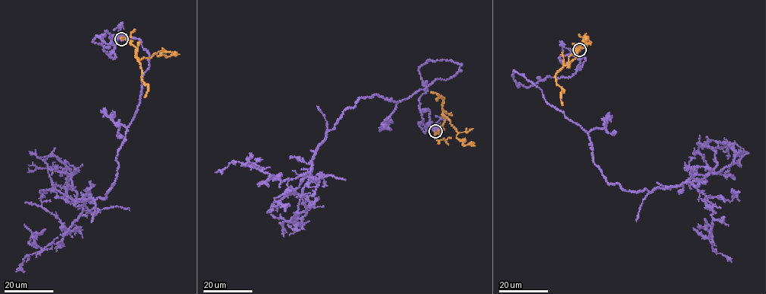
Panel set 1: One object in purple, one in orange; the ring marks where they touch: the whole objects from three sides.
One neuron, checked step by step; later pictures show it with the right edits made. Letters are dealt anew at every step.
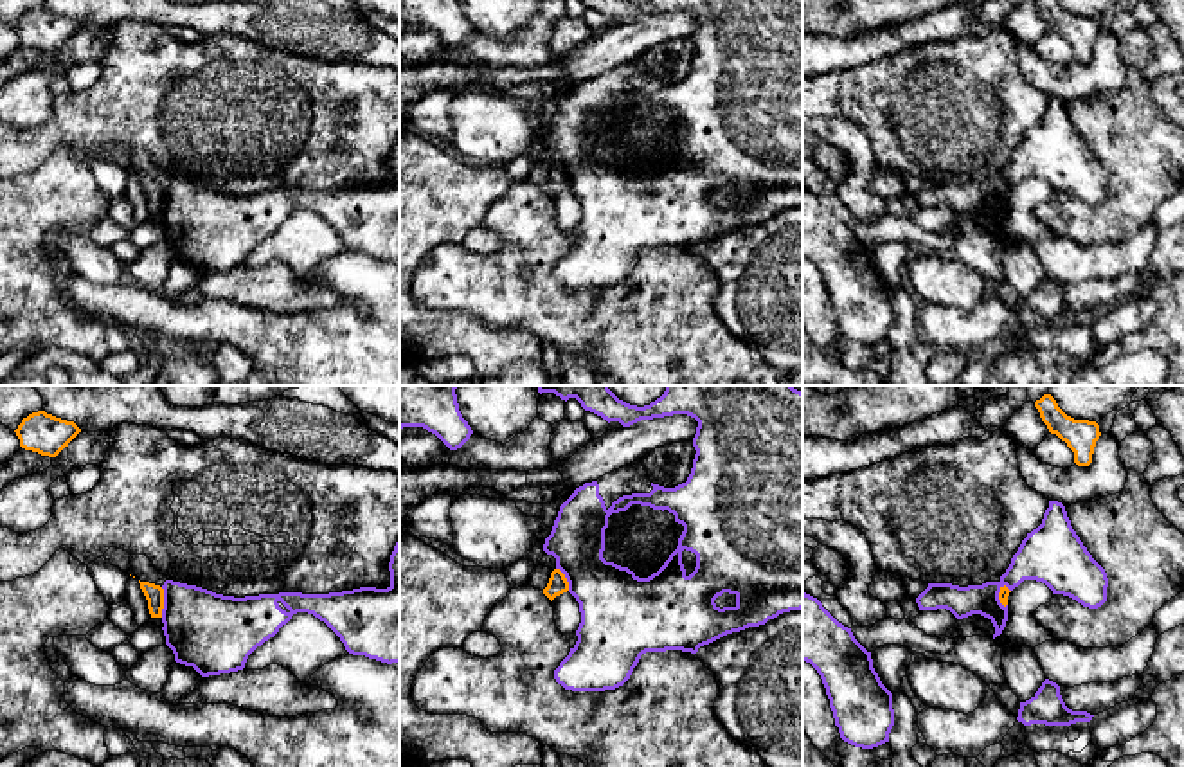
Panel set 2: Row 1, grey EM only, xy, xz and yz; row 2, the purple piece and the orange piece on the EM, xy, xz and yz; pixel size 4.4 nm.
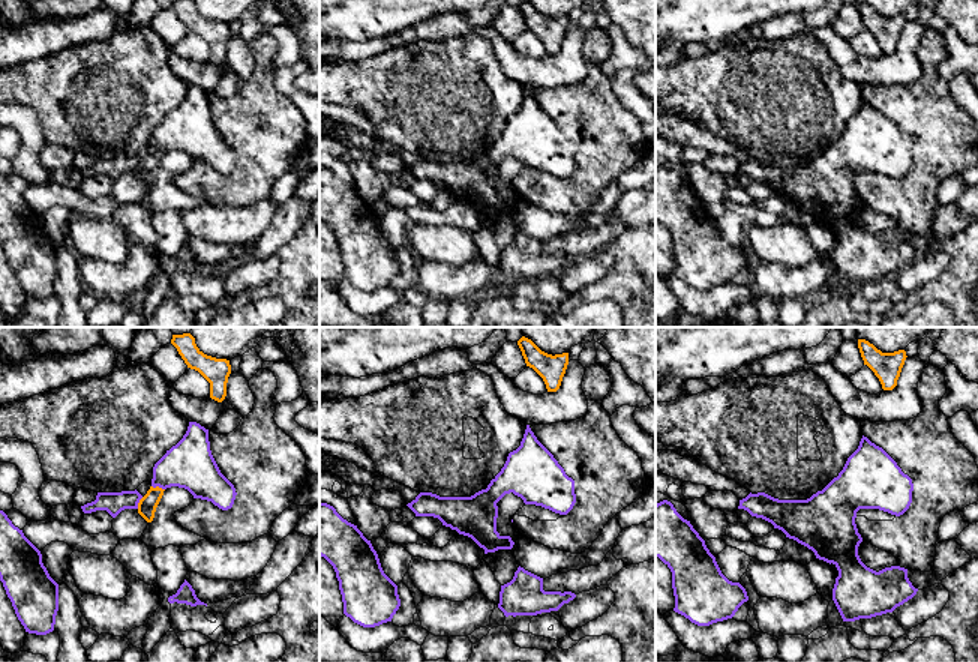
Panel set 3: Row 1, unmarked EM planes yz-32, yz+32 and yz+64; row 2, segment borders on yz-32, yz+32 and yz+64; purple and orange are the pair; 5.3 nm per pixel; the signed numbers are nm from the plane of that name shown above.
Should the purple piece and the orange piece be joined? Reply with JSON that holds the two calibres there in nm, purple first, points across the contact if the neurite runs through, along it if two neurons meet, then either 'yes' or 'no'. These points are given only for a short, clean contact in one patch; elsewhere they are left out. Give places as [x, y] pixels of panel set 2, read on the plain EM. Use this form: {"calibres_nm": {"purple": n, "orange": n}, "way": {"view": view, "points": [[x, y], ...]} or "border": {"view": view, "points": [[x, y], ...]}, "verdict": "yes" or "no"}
{"calibres_nm": {"purple": 360, "orange": 80}, "border": {"view": "xy", "points": [[161, 184], [162, 213]]}, "verdict": "no"}

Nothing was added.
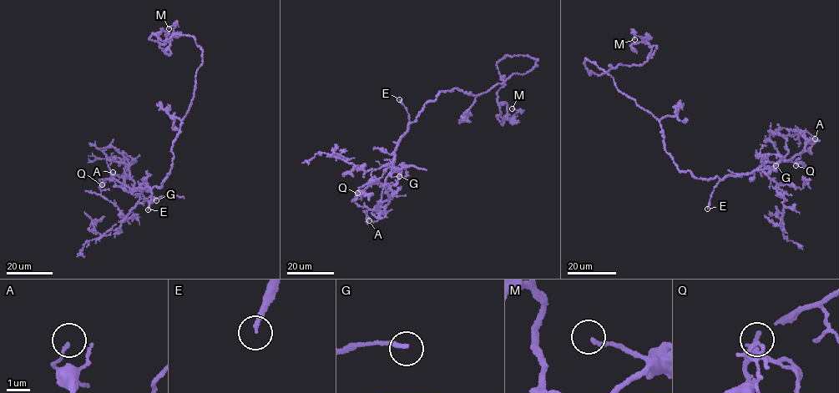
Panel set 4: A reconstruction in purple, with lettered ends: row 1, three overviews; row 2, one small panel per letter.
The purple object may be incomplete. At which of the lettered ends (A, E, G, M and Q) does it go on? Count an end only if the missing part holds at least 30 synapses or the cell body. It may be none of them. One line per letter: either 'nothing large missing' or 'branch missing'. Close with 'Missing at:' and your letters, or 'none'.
A: nothing large missing
E: branch missing
G: nothing large missing
M: nothing large missing
Q: nothing large missing
Missing at: E

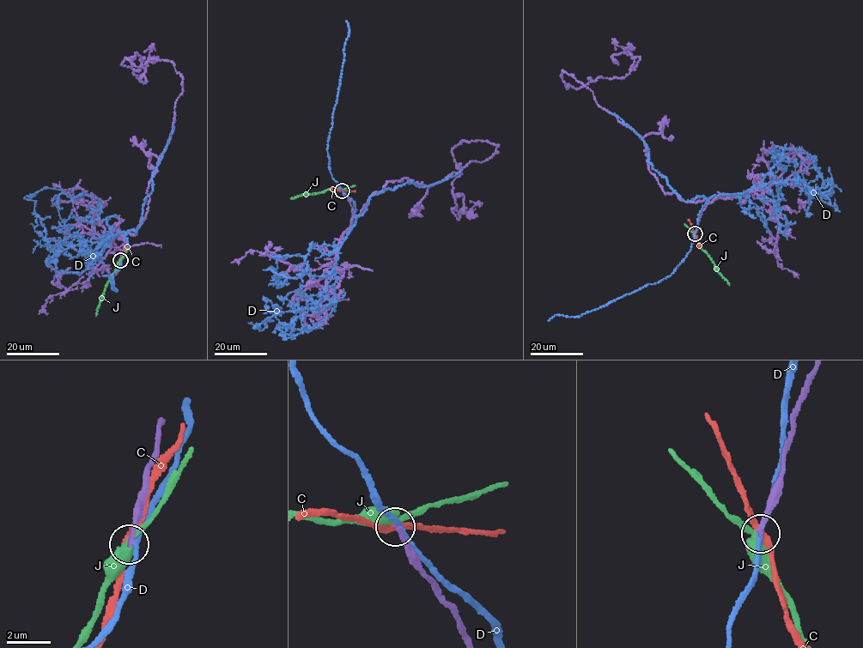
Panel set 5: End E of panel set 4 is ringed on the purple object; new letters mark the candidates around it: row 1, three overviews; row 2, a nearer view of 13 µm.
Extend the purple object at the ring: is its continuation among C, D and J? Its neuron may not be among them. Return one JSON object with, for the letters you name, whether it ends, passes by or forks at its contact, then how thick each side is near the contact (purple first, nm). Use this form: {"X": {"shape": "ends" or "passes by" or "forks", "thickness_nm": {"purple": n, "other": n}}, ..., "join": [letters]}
{"join": []}

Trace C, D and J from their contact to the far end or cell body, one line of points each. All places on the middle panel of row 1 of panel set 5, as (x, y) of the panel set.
C: (342, 190), (330, 190)
D: (343, 192), (356, 216), (334, 268), (295, 277), (270, 267), (276, 287), (284, 284), (276, 281)
J: (342, 190), (306, 193), (290, 198)

